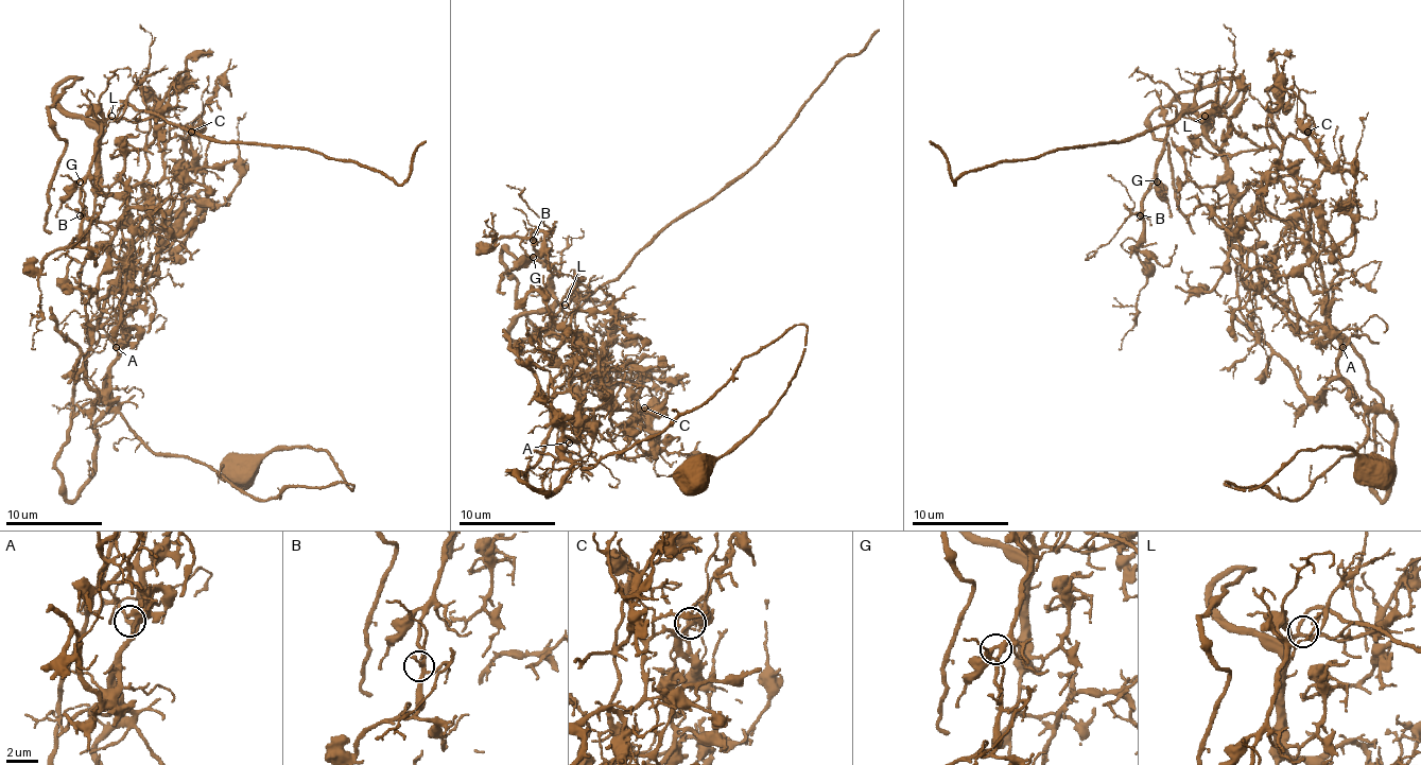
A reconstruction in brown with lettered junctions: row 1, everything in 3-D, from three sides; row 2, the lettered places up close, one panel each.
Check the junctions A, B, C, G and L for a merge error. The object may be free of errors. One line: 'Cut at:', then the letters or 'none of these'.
Cut at: C

